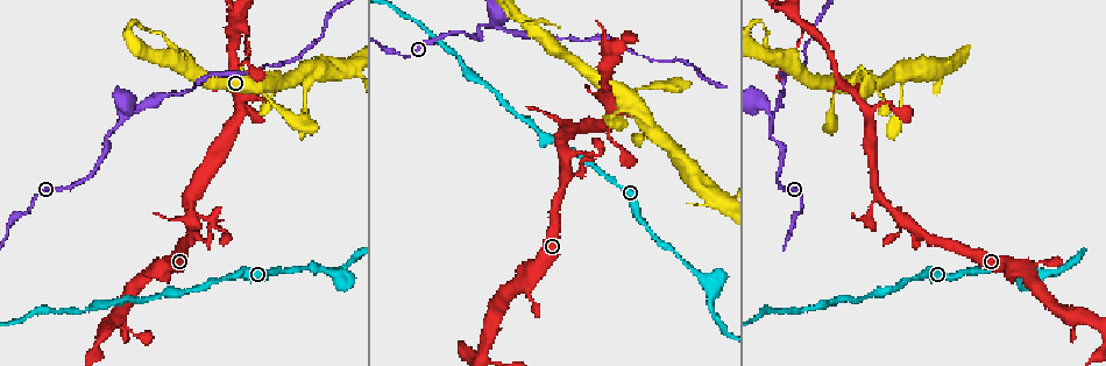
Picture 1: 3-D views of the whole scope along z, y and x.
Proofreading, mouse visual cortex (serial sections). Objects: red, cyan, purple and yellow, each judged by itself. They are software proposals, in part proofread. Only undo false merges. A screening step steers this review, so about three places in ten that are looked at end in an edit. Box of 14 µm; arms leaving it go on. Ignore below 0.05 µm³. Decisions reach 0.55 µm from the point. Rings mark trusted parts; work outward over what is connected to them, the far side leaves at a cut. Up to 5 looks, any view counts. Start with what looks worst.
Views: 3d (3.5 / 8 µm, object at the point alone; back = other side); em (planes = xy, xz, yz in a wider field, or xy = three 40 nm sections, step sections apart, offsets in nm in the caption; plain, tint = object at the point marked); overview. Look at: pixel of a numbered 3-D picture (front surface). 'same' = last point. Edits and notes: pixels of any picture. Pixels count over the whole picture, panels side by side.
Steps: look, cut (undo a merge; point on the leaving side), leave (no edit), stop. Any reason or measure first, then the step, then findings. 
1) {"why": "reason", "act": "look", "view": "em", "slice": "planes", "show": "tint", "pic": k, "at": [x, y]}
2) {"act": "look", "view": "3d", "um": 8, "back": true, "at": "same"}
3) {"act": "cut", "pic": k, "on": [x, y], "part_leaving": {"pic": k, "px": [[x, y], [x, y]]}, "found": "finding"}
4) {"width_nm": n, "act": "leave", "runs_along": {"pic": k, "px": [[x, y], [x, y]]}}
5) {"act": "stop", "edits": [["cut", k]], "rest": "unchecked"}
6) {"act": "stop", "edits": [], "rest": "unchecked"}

{"why": "three arms meet", "act": "look", "view": "3d", "um": 8, "pic": 1, "at": [771, 121]}

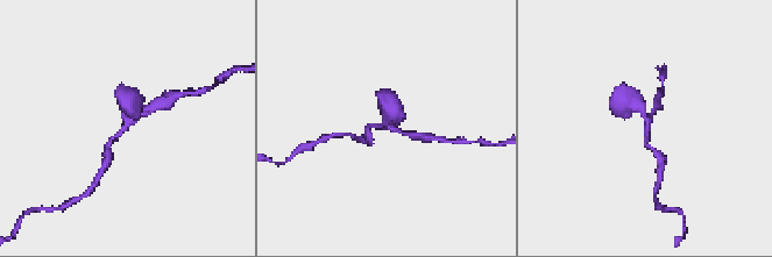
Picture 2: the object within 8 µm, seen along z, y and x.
{"arms": 3, "arm_widths_nm": [150, 150, 350], "why": "need the tissue", "act": "look", "view": "em", "slice": "xy", "step": 1, "show": "tint", "pic": 2, "at": [650, 125]}

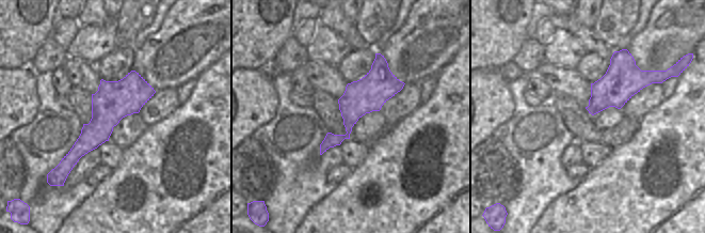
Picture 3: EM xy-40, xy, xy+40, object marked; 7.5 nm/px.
{"act": "leave", "runs_along": {"pic": 3, "px": [[135, 75], [66, 171]]}, "found": "continuous, no second cell"}

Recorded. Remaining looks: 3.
{"why": "a narrow waist", "act": "look", "view": "3d", "um": 8, "pic": 1, "at": [899, 230]}

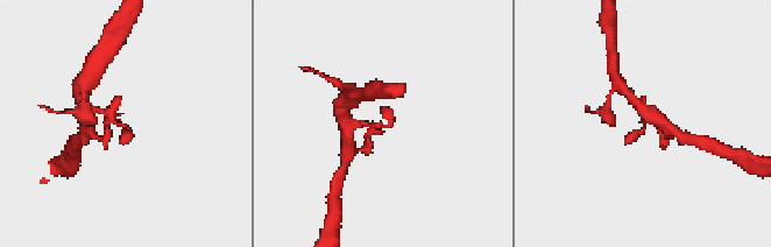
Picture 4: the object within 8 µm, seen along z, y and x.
{"act": "look", "view": "3d", "um": 3.5, "pic": 4, "at": [118, 123]}

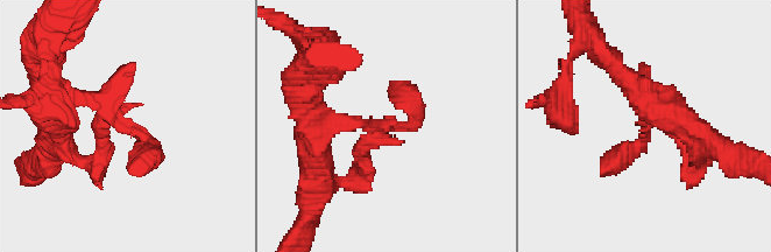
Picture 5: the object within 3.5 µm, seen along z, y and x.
{"act": "look", "view": "em", "slice": "xy", "step": 3, "show": "tint", "pic": 5, "at": [387, 133]}

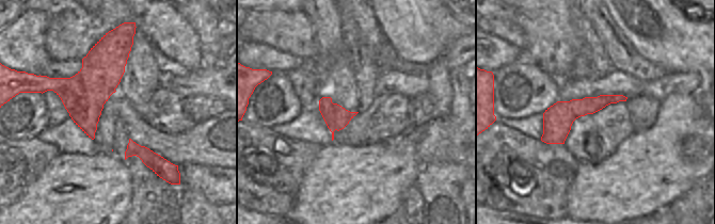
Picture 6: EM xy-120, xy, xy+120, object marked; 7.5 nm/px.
{"act": "leave", "runs_along": {"pic": 5, "px": [[51, 99], [106, 103], [151, 145], [138, 167]]}, "found": "all the same cell"}

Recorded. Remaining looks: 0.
{"act": "stop", "edits": [], "rest": "unchecked"}

